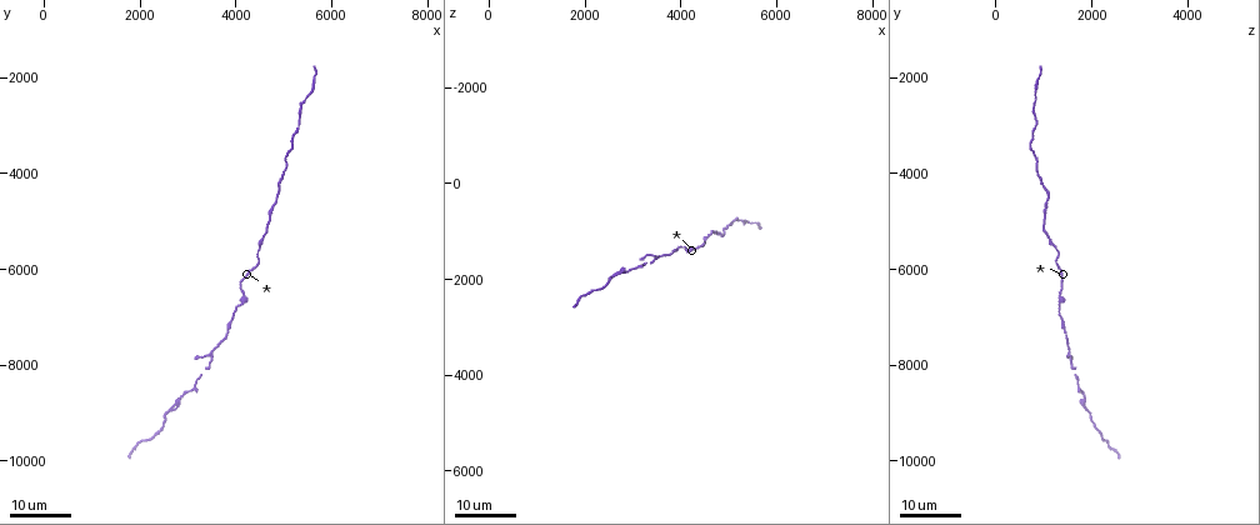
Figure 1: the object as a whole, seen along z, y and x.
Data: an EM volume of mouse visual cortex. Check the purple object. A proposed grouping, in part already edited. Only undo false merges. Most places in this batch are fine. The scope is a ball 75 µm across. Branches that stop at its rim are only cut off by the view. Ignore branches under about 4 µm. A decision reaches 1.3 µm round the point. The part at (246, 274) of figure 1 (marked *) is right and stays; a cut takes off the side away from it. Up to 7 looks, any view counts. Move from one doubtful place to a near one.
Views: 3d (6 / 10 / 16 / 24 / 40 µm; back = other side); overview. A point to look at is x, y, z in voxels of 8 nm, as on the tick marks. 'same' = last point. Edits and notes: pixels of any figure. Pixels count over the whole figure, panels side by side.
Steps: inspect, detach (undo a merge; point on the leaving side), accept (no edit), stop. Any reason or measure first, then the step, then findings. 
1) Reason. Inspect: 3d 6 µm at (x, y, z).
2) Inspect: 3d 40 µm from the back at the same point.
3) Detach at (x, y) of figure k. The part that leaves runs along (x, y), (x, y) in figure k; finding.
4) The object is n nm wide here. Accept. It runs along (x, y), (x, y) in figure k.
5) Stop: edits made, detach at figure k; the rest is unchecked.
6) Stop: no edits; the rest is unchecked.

Thick turns thin. Inspect: 3d 24 µm at (5000, 4050, 900).

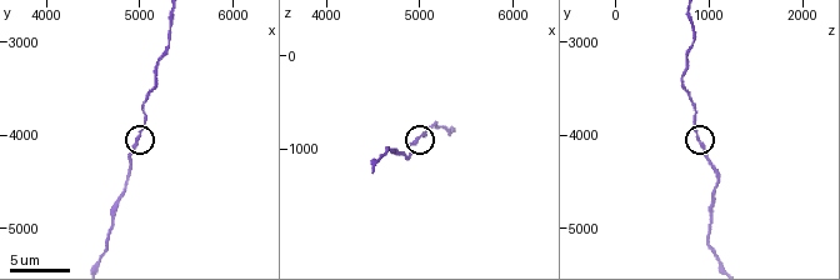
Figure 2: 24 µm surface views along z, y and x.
Closer look. Inspect: 3d 6 µm at (5000, 4050, 900).

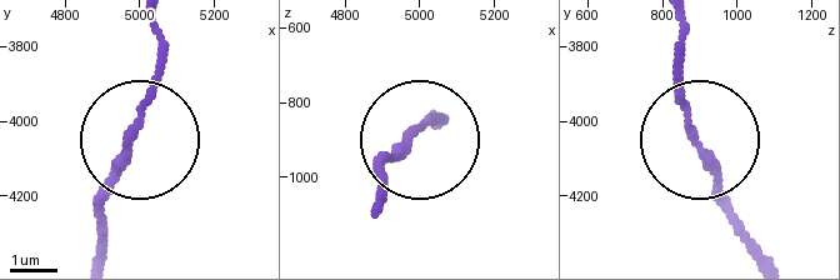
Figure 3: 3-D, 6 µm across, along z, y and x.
The object is 170 nm wide here. Accept. It runs along (99, 249), (103, 200), (135, 141), (163, 38) in figure 3; all the same neuron.

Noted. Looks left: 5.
Sudden change in width. Inspect: 3d 16 µm at (4550, 5300, 1050).

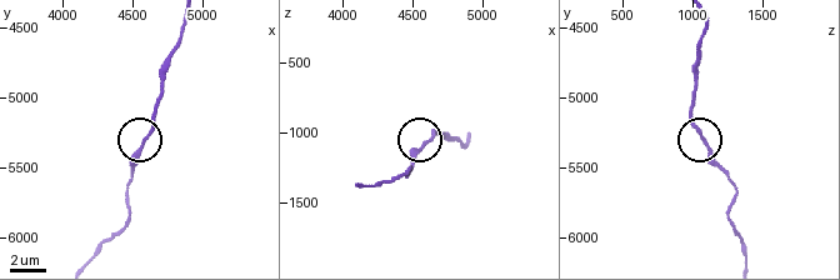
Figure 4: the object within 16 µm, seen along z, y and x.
Accept. It runs along (746, 250), (729, 220), (728, 171), (695, 126), (693, 101) in figure 4; one neuron here.

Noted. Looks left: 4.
Inspect: 3d 16 µm at (5550, 2350, 800).

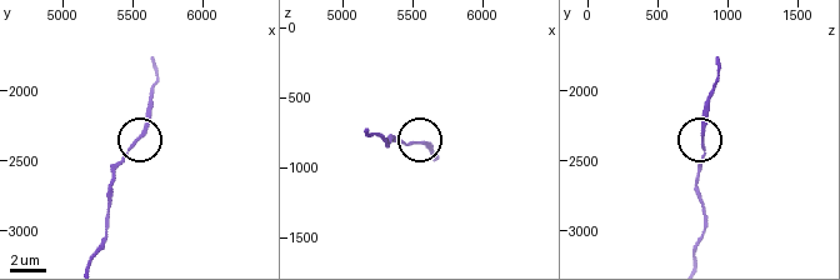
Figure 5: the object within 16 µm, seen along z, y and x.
Inspect: 3d 6 µm at (5540, 2320, 800).

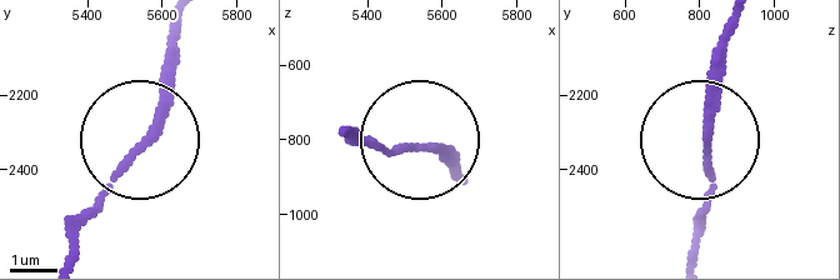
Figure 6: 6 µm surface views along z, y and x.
Accept. It runs along (691, 249), (716, 38) in figure 6; continuous, no second neuron.

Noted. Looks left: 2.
Narrows sharply. Inspect: 3d 16 µm at (5350, 2950, 850).

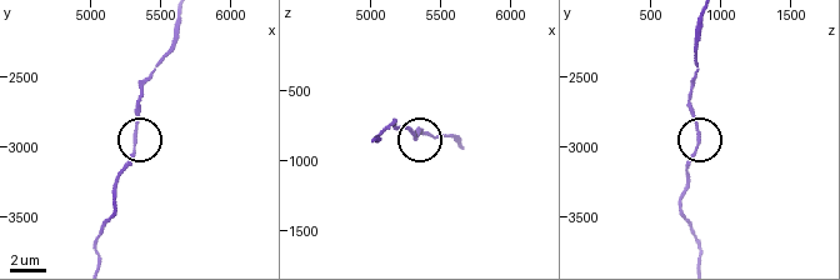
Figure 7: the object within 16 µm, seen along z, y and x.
Accept. It runs along (99, 258), (95, 245), (135, 146), (140, 80) in figure 7; continuous, no second neuron.

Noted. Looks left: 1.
Stop: no edits; the rest is unchecked.

